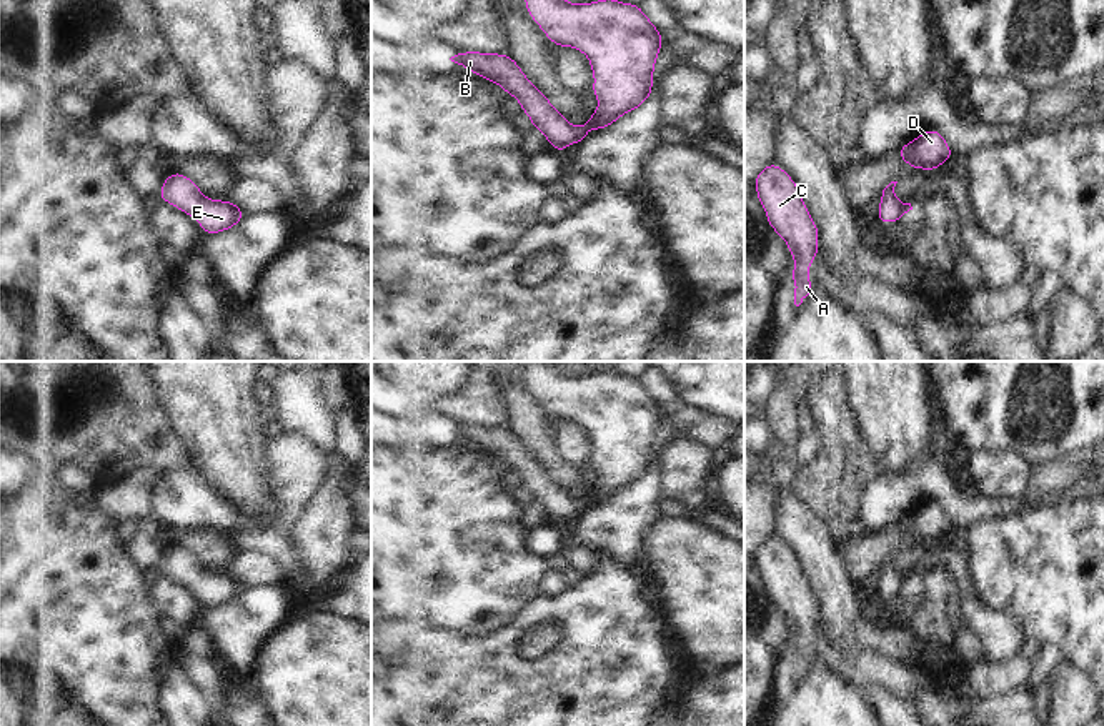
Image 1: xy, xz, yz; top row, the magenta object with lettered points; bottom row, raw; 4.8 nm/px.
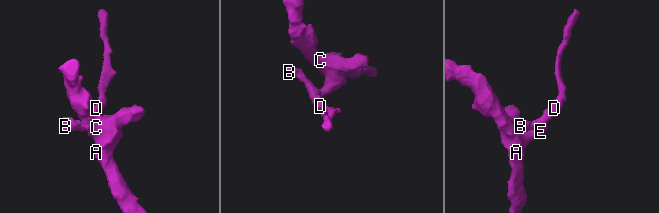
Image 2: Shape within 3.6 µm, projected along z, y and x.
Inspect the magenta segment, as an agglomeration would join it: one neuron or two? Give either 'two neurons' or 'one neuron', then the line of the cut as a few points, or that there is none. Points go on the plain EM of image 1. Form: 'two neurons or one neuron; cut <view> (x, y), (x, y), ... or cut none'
one neuron; cut none

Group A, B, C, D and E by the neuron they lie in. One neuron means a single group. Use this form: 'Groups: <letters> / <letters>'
Groups: A B C D E.

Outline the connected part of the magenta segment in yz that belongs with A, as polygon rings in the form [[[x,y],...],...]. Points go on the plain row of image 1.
[[[768,536],[754,551],[769,599],[788,616],[794,631],[794,644],[788,649],[798,658],[794,678],[799,679],[806,669],[816,664],[808,653],[808,644],[818,623],[819,601],[811,591],[794,553],[776,536]]]

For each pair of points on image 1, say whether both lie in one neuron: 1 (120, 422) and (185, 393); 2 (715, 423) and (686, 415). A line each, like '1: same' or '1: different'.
1: different
2: same

